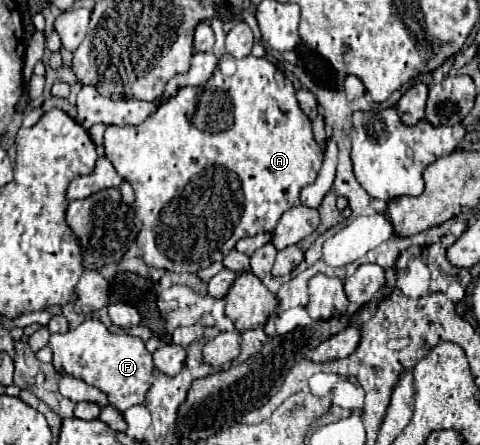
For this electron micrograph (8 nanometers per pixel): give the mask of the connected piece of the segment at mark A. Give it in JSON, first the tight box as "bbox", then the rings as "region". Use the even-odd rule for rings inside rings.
{"bbox":[104,53,324,273],"region":[[[230,53],[220,57],[214,75],[204,85],[180,87],[178,93],[174,97],[170,97],[164,105],[160,105],[158,111],[152,113],[142,125],[134,125],[134,127],[130,127],[130,125],[128,127],[110,125],[110,127],[106,127],[104,149],[106,149],[106,157],[112,161],[118,175],[124,177],[136,193],[136,203],[134,203],[136,205],[136,217],[142,221],[142,229],[136,237],[136,241],[142,249],[140,257],[150,267],[166,269],[166,271],[174,271],[174,273],[196,273],[198,269],[208,267],[214,261],[224,259],[230,253],[230,249],[234,249],[238,239],[250,237],[250,235],[256,235],[256,233],[274,231],[274,227],[276,227],[278,219],[282,217],[282,213],[286,209],[292,209],[292,207],[300,205],[300,189],[314,183],[314,179],[316,179],[316,175],[322,167],[322,159],[324,159],[322,147],[312,137],[312,123],[302,113],[302,109],[296,101],[296,89],[282,75],[282,71],[276,65],[272,65],[270,61],[266,61],[264,57],[258,59],[254,55],[248,55],[248,57],[242,57],[242,59],[236,59]],[[220,201],[224,203],[226,211],[220,211]]]}

